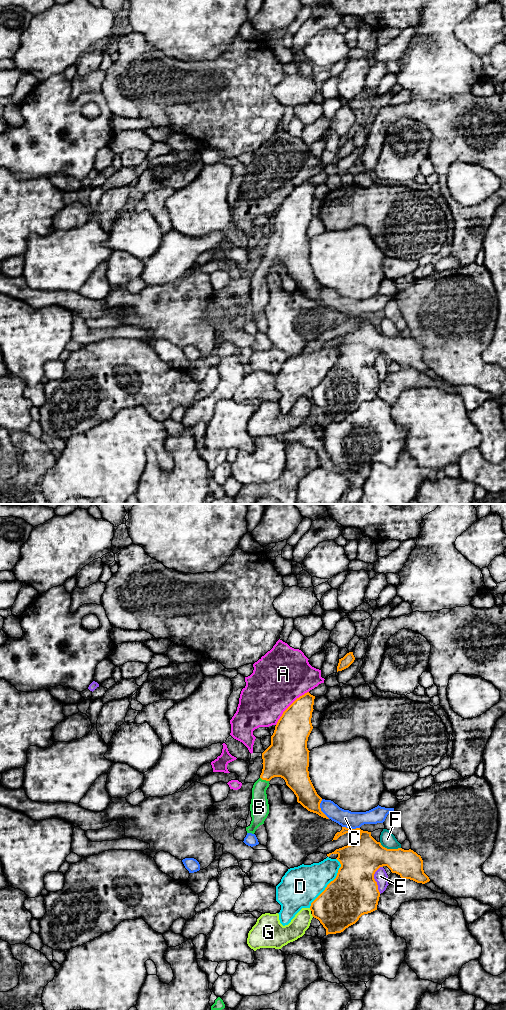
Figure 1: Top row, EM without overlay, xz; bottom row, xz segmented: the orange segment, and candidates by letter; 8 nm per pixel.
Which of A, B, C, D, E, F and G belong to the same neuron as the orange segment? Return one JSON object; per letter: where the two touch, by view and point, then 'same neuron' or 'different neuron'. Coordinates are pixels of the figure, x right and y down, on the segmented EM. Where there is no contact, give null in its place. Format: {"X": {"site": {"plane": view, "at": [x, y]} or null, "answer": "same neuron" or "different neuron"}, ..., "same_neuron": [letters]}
{"A": {"site": {"plane": "xz", "at": [289, 706]}, "answer": "different neuron"}, "B": {"site": {"plane": "xz", "at": [264, 779]}, "answer": "same neuron"}, "C": {"site": {"plane": "xz", "at": [320, 809]}, "answer": "different neuron"}, "D": {"site": {"plane": "xz", "at": [329, 883]}, "answer": "different neuron"}, "E": {"site": {"plane": "xz", "at": [374, 879]}, "answer": "different neuron"}, "F": {"site": {"plane": "xz", "at": [390, 849]}, "answer": "different neuron"}, "G": {"site": {"plane": "xz", "at": [310, 909]}, "answer": "different neuron"}, "same_neuron": ["B"]}

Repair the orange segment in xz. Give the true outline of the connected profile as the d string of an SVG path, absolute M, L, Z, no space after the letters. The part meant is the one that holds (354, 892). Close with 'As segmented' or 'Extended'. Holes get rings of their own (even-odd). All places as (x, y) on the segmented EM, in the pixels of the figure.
M342 827L342 830L335 834L333 840L352 831L360 832L356 842L327 854L328 857L331 854L337 854L336 859L340 862L341 867L336 878L327 885L310 906L312 916L318 919L326 929L326 935L341 933L355 924L362 915L377 910L380 892L374 874L380 867L387 866L392 873L398 874L402 879L410 879L422 884L430 881L424 873L423 860L420 855L411 849L387 849L371 836L371 832L363 831L360 828Z. As segmented

